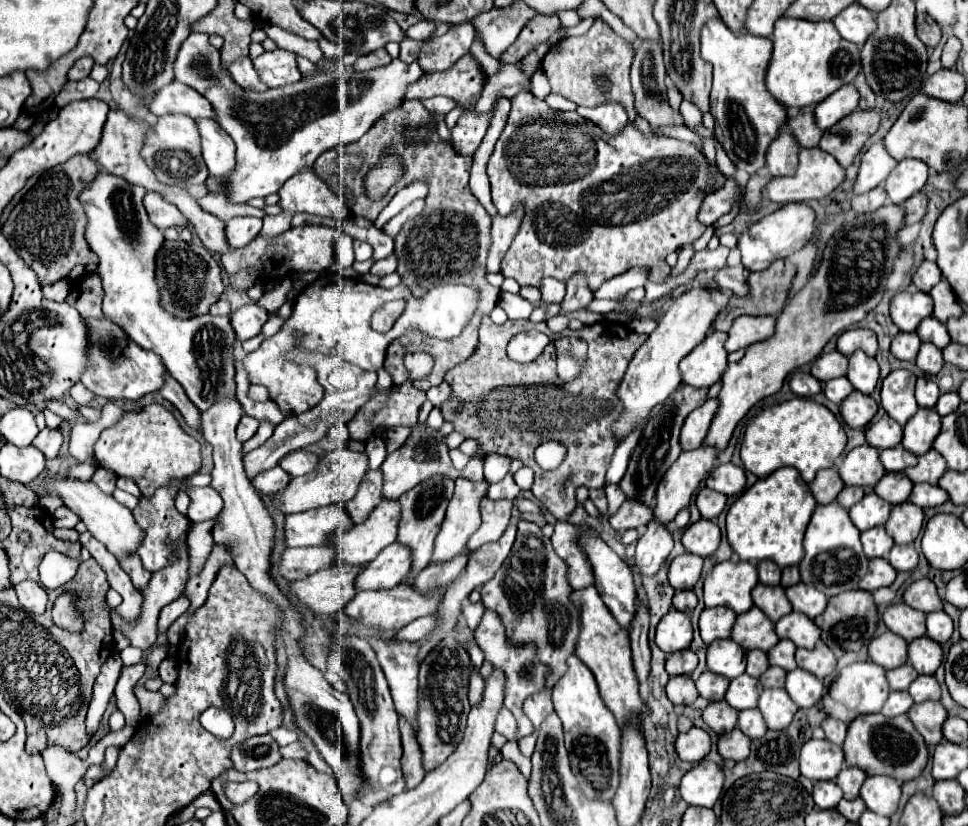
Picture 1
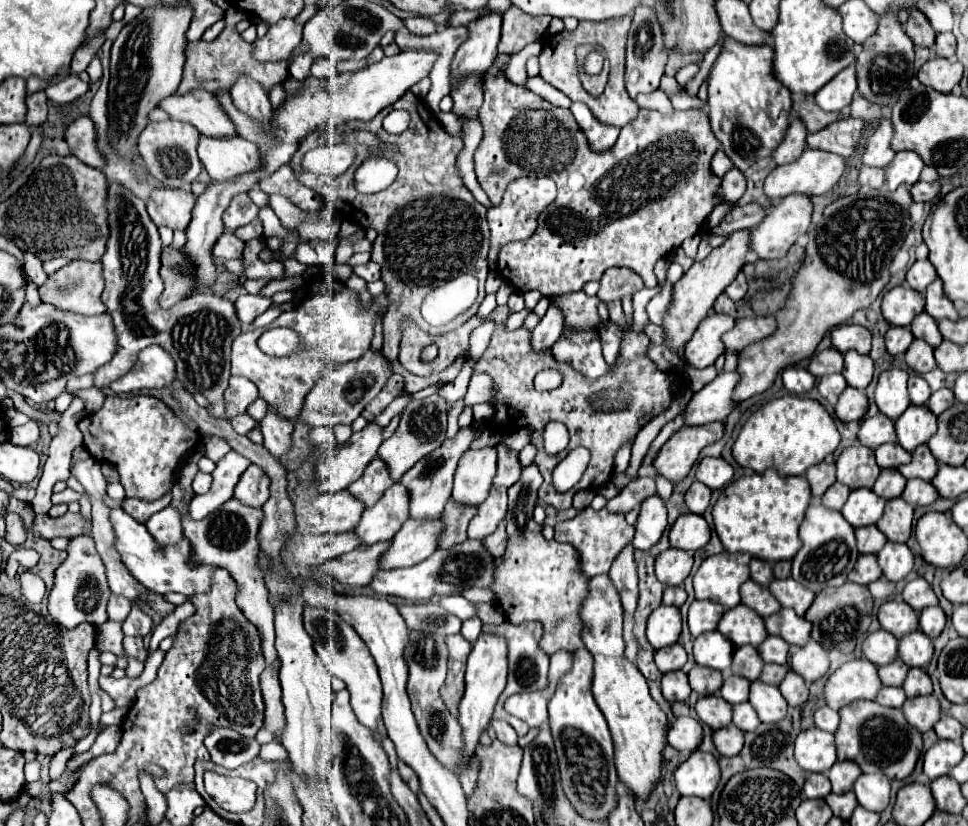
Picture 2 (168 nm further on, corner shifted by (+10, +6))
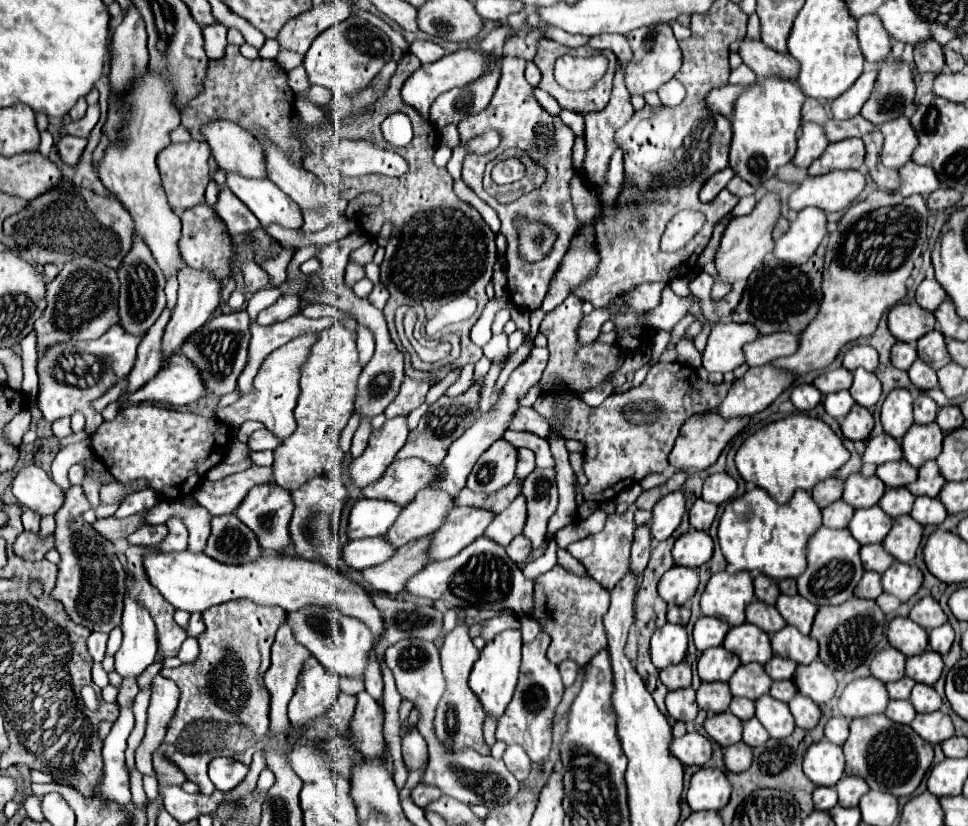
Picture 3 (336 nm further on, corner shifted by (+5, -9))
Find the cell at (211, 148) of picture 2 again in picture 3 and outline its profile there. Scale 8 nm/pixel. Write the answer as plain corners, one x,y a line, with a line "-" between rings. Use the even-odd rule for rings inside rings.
226,174
226,186
254,212
266,230
272,224
284,228
302,228
298,204
270,180
246,180
238,174

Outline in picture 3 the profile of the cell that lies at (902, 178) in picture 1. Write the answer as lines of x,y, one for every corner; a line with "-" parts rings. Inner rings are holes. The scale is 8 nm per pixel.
916,162
904,164
900,168
900,178
902,178
902,184
900,184
898,192
902,196
912,196
912,194
928,196
934,190
938,190
938,186
940,186
934,170
930,166
920,166

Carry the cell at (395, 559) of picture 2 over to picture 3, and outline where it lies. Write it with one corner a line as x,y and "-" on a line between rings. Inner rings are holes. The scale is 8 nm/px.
474,506
452,508
446,524
434,532
430,546
430,562
446,560
472,544
474,538
484,534
486,526
494,520
494,516
496,514
490,510

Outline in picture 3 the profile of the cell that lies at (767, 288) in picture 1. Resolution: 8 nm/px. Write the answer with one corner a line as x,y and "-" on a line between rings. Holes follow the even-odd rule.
816,254
804,264
788,264
788,262
780,262
780,260
770,260
766,264
762,264
748,278
748,284
746,284
744,294
742,294
742,302
746,306
738,308
738,314
740,314
740,310
746,308
742,318
746,322
756,324
760,334
772,334
772,332
800,334
818,314
818,308
820,308
820,302
822,302
822,268
824,268
824,258
820,258

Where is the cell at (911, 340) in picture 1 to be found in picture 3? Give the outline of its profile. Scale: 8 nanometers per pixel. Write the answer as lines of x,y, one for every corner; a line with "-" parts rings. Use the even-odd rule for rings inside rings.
896,342
894,344
890,360
898,370
908,370
916,358
918,356
916,356
916,346
914,344
906,344
906,342

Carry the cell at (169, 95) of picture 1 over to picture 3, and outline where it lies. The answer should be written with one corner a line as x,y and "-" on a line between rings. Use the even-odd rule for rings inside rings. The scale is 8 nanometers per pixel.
214,120
202,128
212,156
226,172
236,172
246,178
266,178
266,156
258,140
228,120

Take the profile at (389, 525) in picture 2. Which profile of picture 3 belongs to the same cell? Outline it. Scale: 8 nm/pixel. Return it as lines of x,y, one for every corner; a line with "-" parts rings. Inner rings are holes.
426,488
418,492
414,502
402,508
404,512
394,522
394,528
390,528
390,532
386,534
386,540
390,540
396,548
400,548
410,540
424,538
444,524
452,508
454,508
454,496
438,488

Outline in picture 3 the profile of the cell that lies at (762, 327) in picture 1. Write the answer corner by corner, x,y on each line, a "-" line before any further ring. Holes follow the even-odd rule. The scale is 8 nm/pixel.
776,332
770,336
758,336
758,340
746,344
746,364
748,366
764,366
782,356
790,356
798,350
800,336
790,332

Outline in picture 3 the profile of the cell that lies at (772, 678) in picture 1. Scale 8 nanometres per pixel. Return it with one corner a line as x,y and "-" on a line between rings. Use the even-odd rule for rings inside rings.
792,680
774,682
774,684
772,684
772,690
770,690
770,696
774,696
776,700
782,700
782,702
790,702
790,700
796,696
794,682
792,682

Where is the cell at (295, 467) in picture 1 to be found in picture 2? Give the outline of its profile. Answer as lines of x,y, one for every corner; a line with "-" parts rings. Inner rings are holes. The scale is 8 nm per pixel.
269,413
265,415
265,419
259,423
261,425
261,431
263,431
263,437
265,437
265,449
277,459
281,461
281,457
285,453
291,451
293,447
293,439
291,439
291,433
293,433
293,423
283,419
283,417
277,417
275,413

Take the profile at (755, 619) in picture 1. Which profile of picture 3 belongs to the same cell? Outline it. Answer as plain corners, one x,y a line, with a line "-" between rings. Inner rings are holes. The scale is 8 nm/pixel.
748,622
730,628
722,646
728,652
734,652
742,664
750,664
750,662
766,664
774,656
770,648
770,636
762,632
758,626

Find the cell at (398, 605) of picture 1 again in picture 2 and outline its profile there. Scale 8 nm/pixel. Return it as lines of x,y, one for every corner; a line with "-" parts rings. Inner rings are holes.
465,541
461,545
455,545
453,549
441,549
435,551
431,557
425,561
405,567
405,569
393,569
393,571
379,571
375,573
369,589
377,595
387,595
387,597
399,597
405,601
429,601
435,595
455,595
461,593
461,581
463,589
469,589
473,585
479,587
489,587
493,583
493,557
485,553
485,547
481,541

